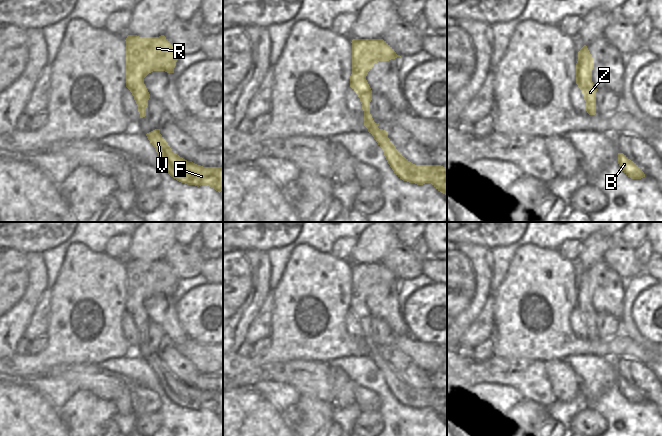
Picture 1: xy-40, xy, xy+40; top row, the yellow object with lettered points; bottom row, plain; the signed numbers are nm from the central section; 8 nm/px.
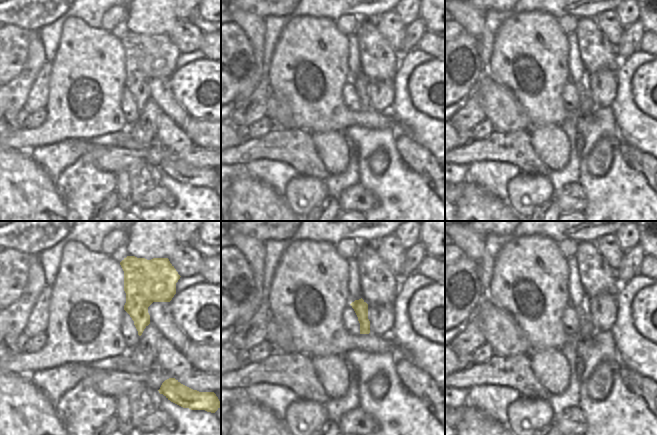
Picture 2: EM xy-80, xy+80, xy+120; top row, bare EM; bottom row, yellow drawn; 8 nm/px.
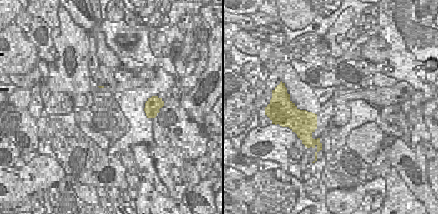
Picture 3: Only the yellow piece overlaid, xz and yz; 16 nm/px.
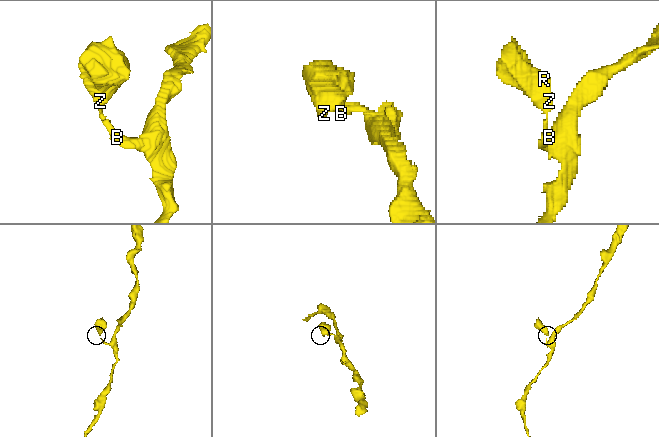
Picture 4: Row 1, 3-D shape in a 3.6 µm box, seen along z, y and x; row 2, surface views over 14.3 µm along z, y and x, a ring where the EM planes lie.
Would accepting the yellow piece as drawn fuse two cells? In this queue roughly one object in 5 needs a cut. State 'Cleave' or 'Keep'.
Keep

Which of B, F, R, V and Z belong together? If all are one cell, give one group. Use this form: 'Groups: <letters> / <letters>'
Groups: B F R V Z

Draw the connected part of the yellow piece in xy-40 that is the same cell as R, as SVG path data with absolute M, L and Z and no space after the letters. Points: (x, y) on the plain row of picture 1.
M164 260L126 262L126 311L134 320L140 342L146 340L150 318L144 302L153 295L174 297L180 280L170 265Z

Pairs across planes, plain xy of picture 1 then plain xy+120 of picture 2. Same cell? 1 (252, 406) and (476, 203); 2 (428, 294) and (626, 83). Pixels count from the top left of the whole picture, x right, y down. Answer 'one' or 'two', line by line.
1: one
2: two

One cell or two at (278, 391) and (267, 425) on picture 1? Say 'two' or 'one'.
two

